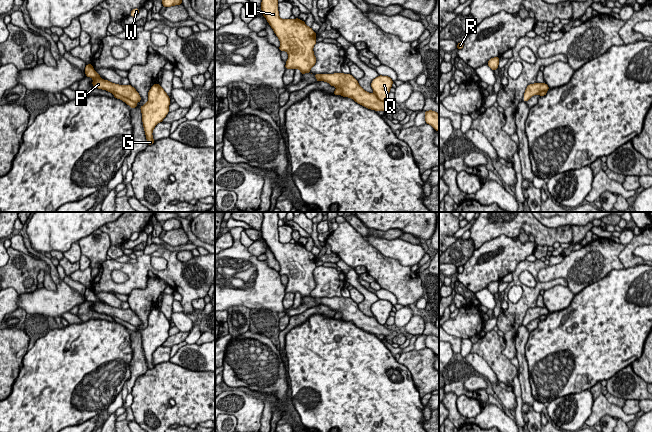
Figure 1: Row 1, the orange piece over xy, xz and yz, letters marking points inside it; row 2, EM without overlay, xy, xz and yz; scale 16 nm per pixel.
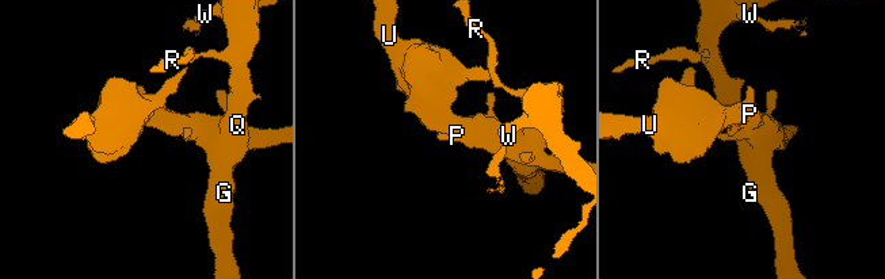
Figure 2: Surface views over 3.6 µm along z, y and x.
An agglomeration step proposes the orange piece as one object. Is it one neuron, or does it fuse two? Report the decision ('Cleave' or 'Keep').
Cleave

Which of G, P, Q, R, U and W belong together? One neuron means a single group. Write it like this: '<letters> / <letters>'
G Q R W / P U

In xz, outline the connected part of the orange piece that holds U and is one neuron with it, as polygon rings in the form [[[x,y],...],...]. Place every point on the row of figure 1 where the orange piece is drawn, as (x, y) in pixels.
[[[262,0],[263,16],[280,41],[280,51],[288,53],[286,69],[299,69],[301,75],[311,73],[310,69],[316,63],[313,47],[316,33],[304,21],[296,19],[281,19],[278,11],[278,0]]]

